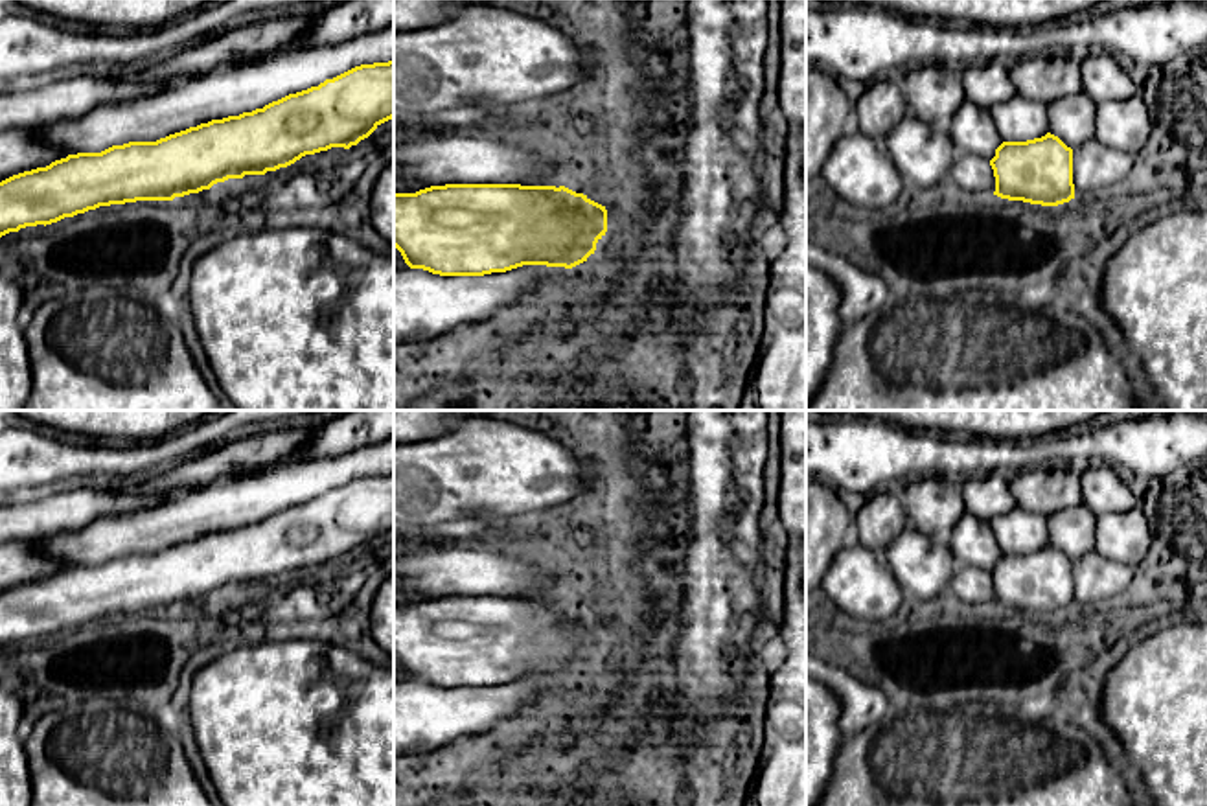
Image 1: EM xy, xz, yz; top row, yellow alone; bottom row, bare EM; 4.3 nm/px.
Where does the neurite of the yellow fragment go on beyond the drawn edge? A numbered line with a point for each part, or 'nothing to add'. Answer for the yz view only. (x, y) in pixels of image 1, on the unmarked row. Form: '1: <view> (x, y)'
nothing to add

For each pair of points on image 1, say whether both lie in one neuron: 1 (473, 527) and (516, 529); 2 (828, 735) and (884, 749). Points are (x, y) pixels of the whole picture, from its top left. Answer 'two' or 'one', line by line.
1: one
2: two

